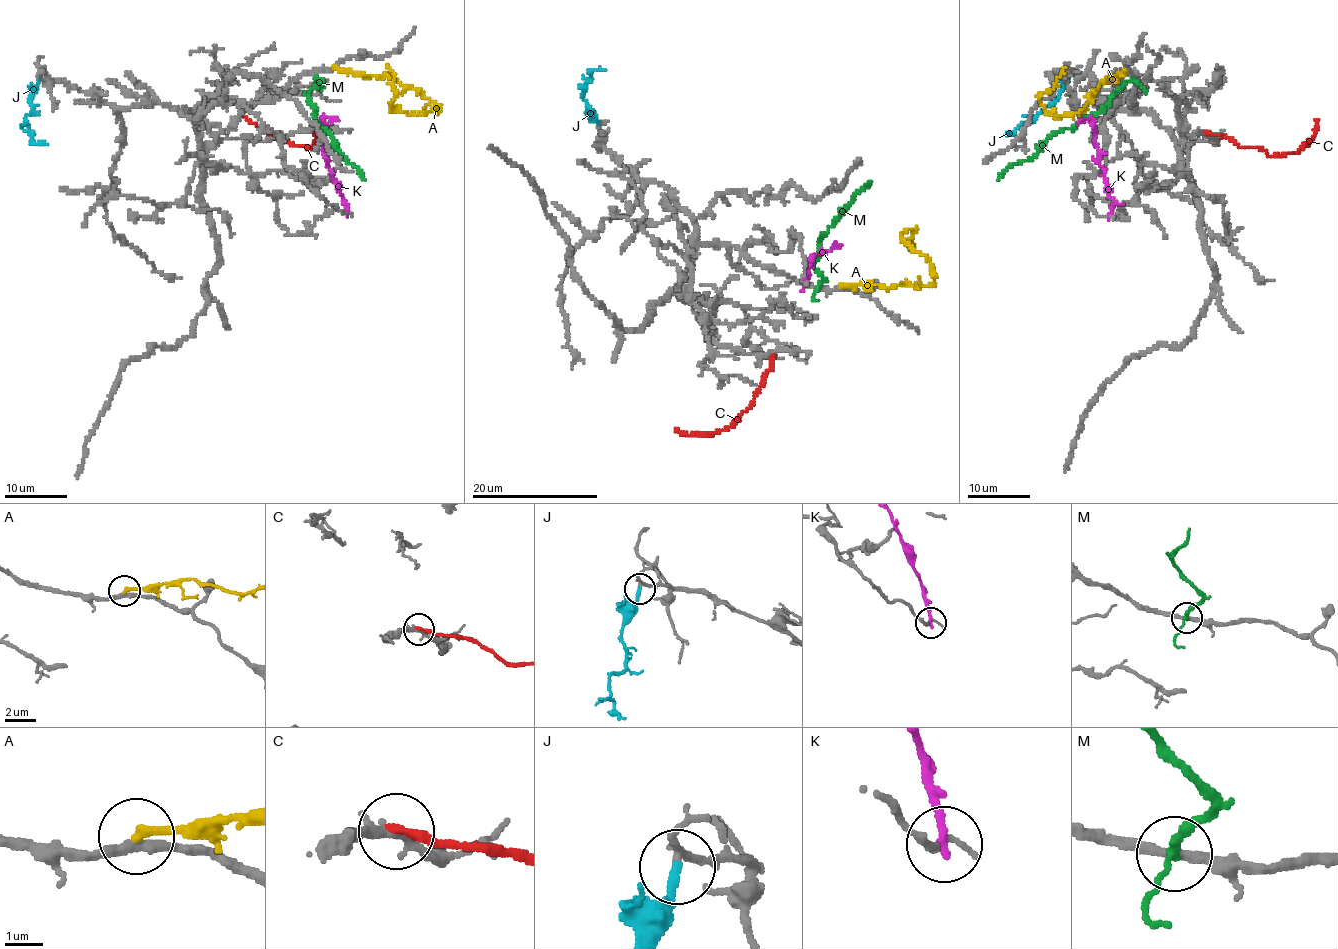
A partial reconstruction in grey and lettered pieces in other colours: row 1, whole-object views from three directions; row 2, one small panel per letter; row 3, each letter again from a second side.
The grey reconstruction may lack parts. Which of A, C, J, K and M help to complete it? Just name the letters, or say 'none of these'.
A, J

